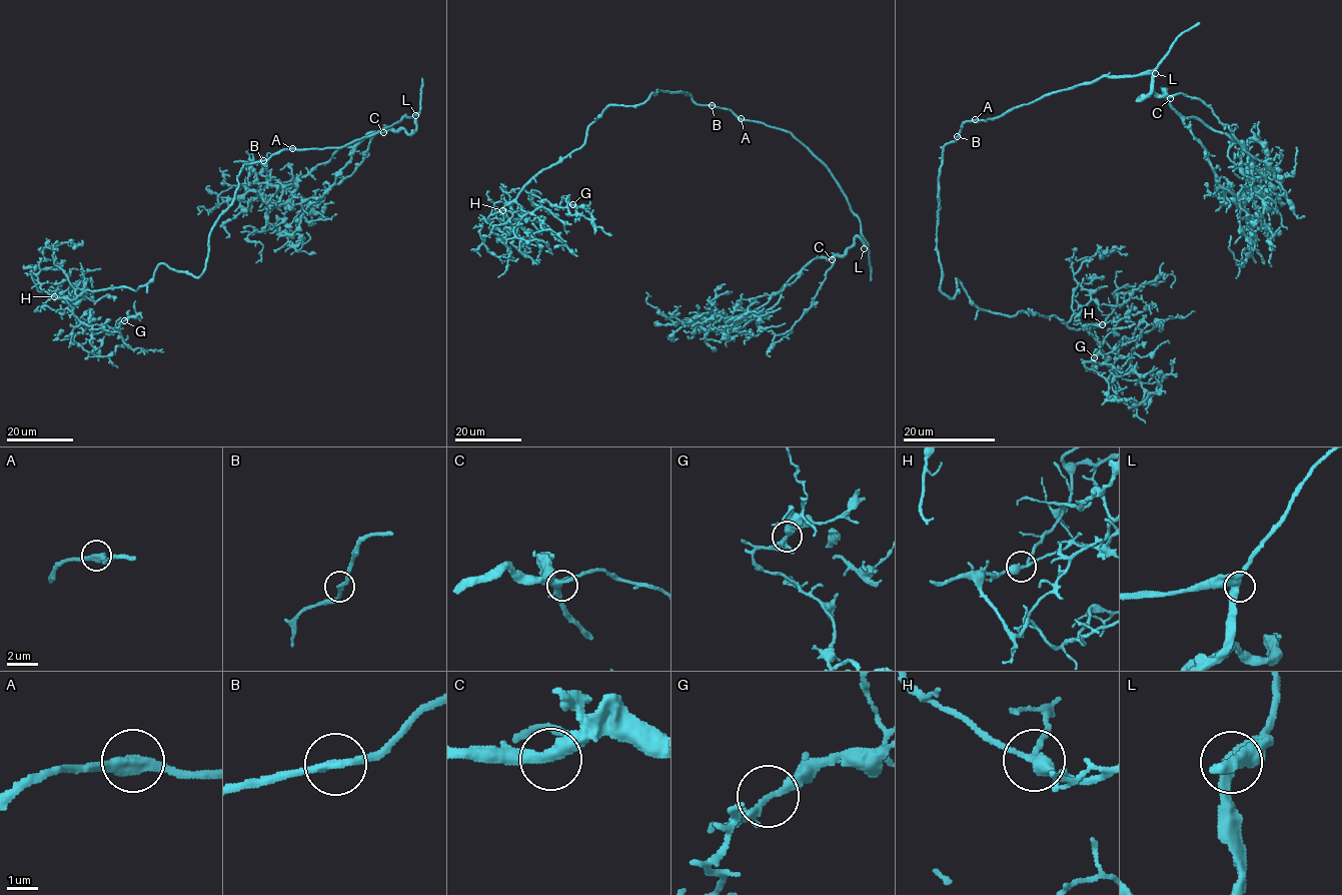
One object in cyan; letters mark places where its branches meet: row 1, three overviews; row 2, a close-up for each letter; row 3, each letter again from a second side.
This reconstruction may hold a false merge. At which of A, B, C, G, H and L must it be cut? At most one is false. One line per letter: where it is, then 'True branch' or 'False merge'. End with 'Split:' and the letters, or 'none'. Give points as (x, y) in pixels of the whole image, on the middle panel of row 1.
A: Place: (741, 118). True branch
B: Place: (712, 105). True branch
C: Place: (832, 259). True branch
G: Place: (572, 204). True branch
H: Place: (502, 210). True branch
L: Place: (864, 248). True branch
Split: none

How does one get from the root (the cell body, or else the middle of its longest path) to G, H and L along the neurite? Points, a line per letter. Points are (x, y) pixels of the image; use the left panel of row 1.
G: (291, 149), (243, 165), (199, 276), (160, 263), (136, 290), (67, 299), (93, 329), (116, 331), (124, 320)
H: (291, 149), (243, 165), (235, 199), (210, 234), (199, 276), (160, 263), (136, 290), (54, 296)
L: (291, 149), (342, 147), (389, 126), (404, 116), (415, 115)

